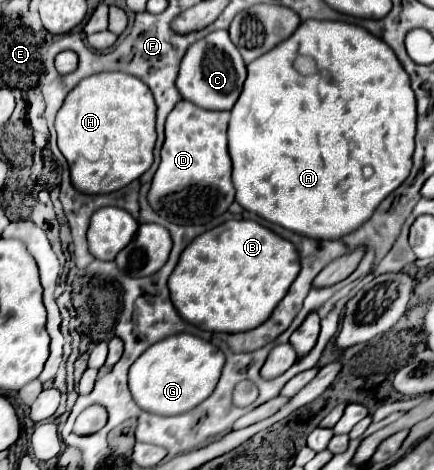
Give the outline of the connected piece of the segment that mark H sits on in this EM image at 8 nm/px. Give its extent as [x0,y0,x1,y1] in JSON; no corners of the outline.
[56,72,156,194]

